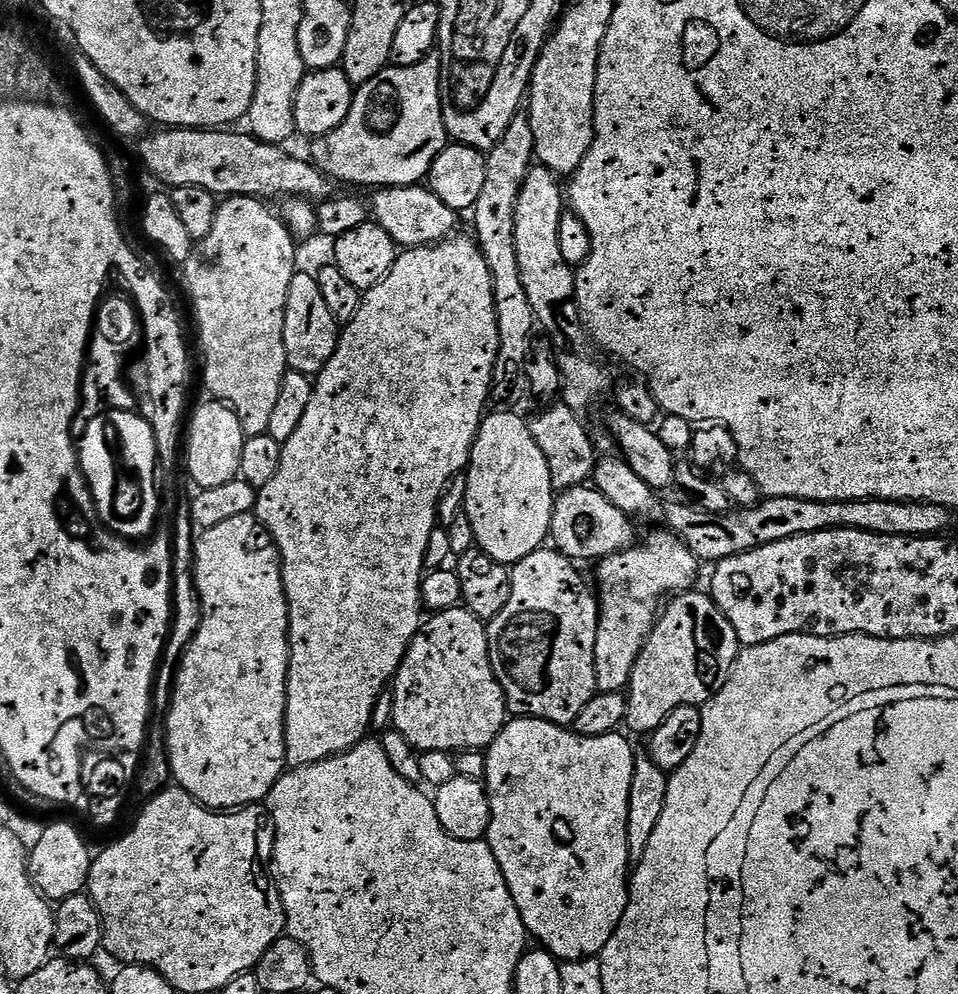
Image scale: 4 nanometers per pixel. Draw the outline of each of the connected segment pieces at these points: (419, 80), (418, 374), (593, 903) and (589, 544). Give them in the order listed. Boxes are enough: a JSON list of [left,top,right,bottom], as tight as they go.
[[311,54,449,190],[254,235,500,769],[484,716,637,960],[550,486,634,562]]

